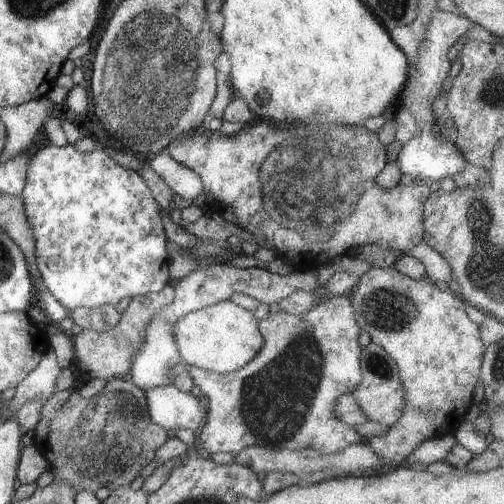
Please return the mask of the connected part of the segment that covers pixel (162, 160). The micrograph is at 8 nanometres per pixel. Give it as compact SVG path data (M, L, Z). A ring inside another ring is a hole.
M161 150L159 154L147 158L149 160L149 166L151 170L169 186L169 190L173 194L177 194L179 198L187 200L187 202L193 202L193 198L197 198L201 192L203 192L203 186L201 186L201 180L199 176L185 168L183 164L175 162L167 150Z

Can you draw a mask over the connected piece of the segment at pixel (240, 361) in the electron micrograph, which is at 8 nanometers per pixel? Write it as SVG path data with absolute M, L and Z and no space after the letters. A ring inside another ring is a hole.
M219 302L211 308L201 308L183 316L173 326L173 338L181 362L185 366L195 366L215 374L231 374L243 368L255 358L263 346L263 336L259 332L259 322L251 312L239 308L233 302Z

